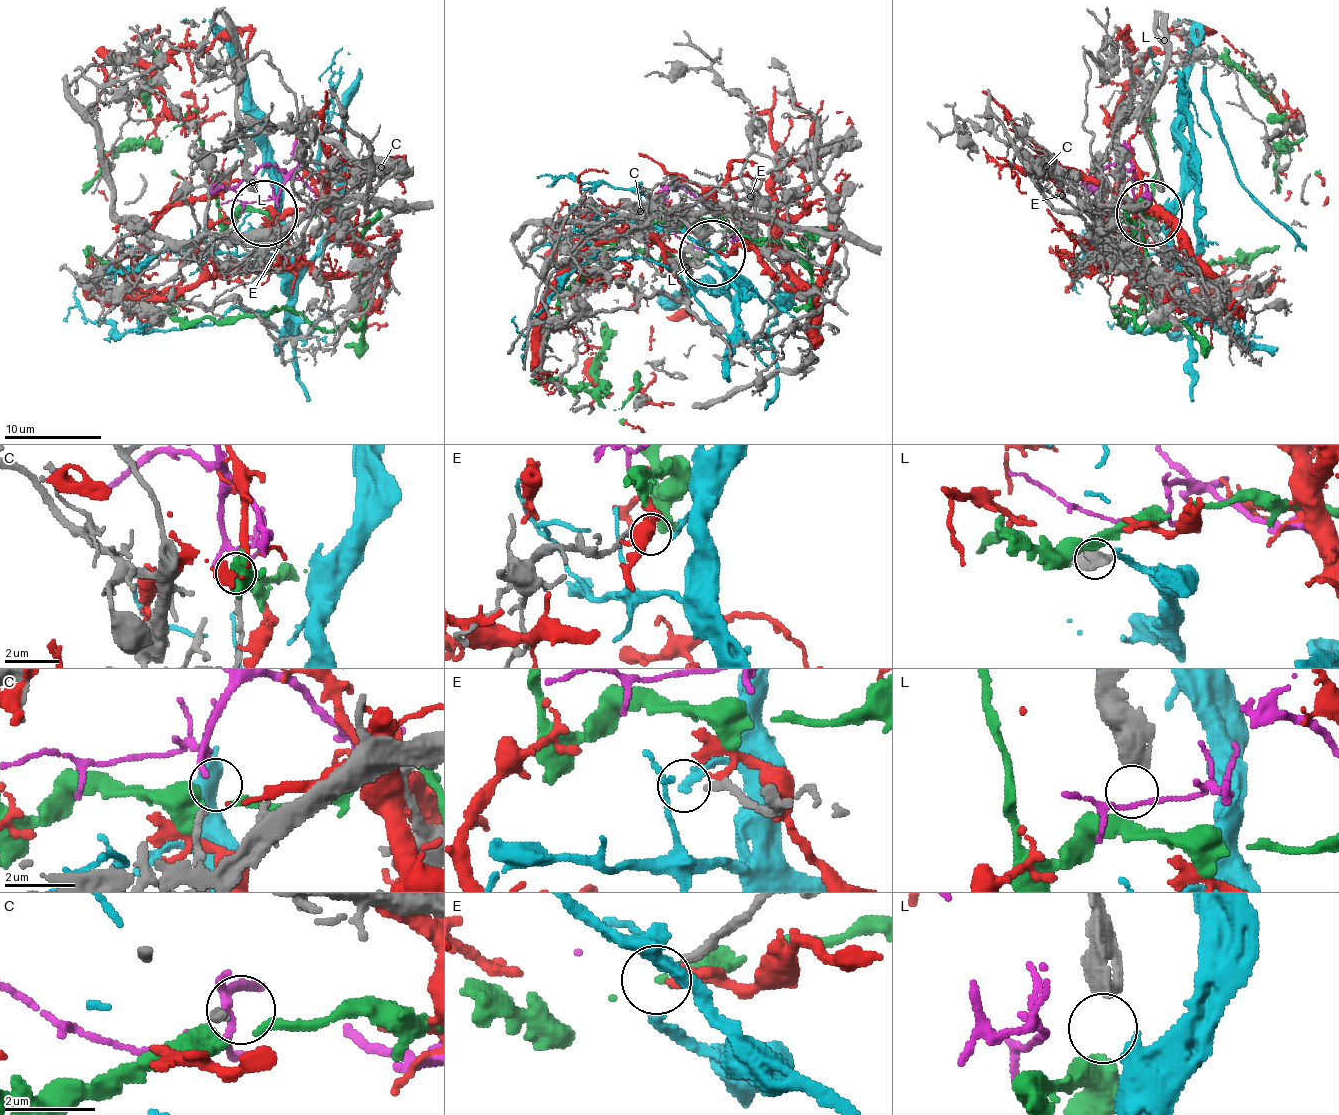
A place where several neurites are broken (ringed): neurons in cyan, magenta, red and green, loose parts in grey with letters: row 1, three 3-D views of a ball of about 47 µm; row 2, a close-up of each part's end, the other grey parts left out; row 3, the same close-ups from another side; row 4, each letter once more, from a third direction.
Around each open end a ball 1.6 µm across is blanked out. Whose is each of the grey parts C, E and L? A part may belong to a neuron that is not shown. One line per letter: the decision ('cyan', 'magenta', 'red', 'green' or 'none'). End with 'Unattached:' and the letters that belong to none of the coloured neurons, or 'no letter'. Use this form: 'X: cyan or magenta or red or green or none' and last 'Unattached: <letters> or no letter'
C: magenta
E: cyan
L: none
Unattached: L

